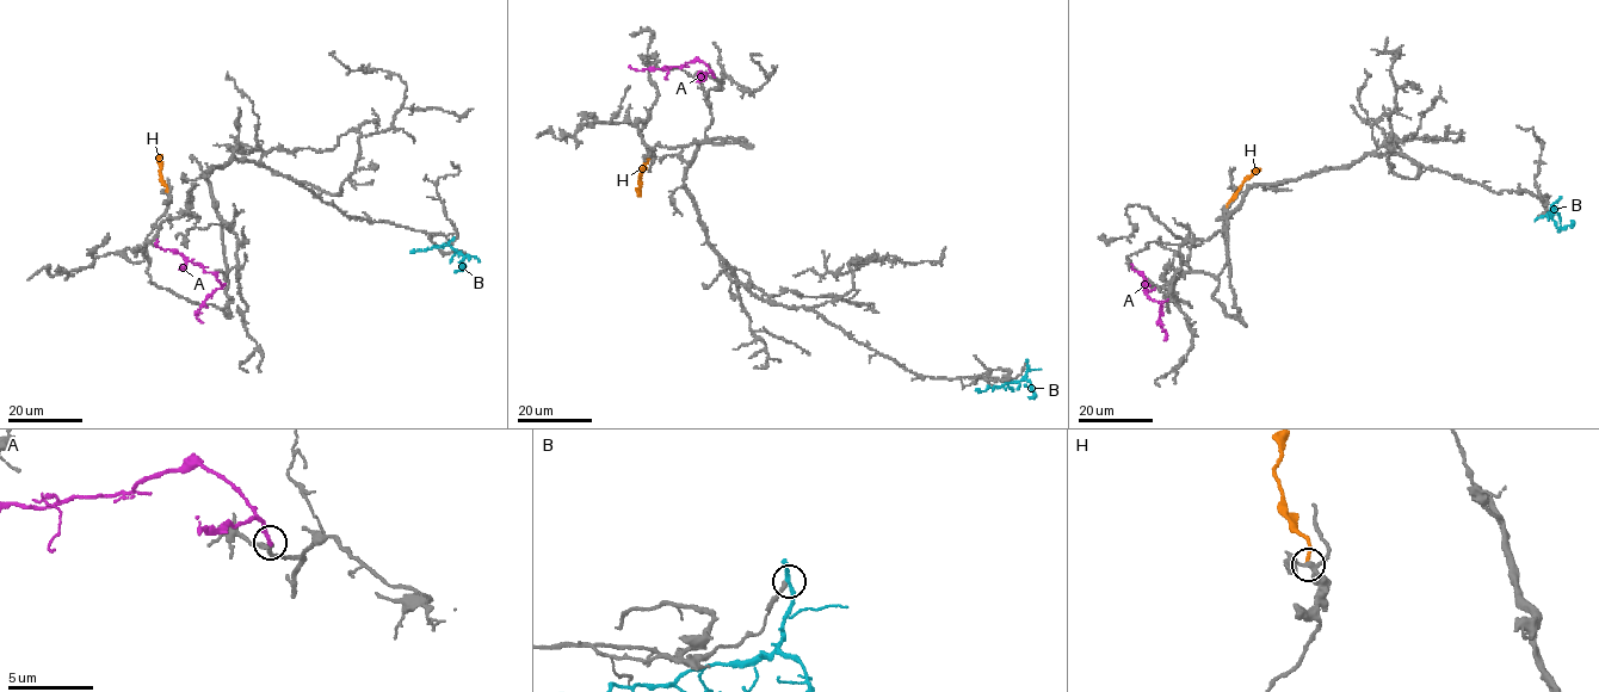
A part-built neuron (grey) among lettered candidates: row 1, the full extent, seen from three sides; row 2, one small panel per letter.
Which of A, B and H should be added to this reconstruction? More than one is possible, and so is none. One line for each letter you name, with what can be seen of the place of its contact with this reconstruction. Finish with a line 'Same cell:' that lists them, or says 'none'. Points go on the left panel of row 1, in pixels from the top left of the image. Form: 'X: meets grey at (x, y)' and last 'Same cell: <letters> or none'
A: meets grey at (224, 283)
Same cell: A

